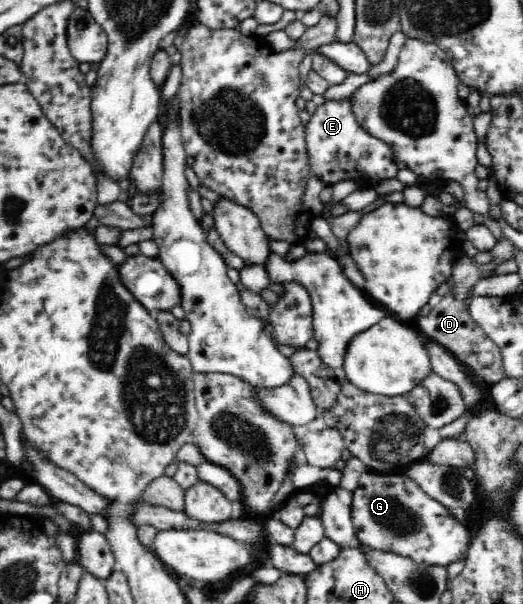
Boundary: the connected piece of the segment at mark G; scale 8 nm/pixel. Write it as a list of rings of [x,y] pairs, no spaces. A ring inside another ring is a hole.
[[[369,471],[362,474],[358,487],[353,491],[351,516],[357,541],[364,548],[394,553],[410,558],[414,563],[427,566],[448,567],[452,563],[465,561],[474,532],[466,522],[458,521],[445,505],[424,493],[423,489],[406,475],[406,471],[395,473]]]

